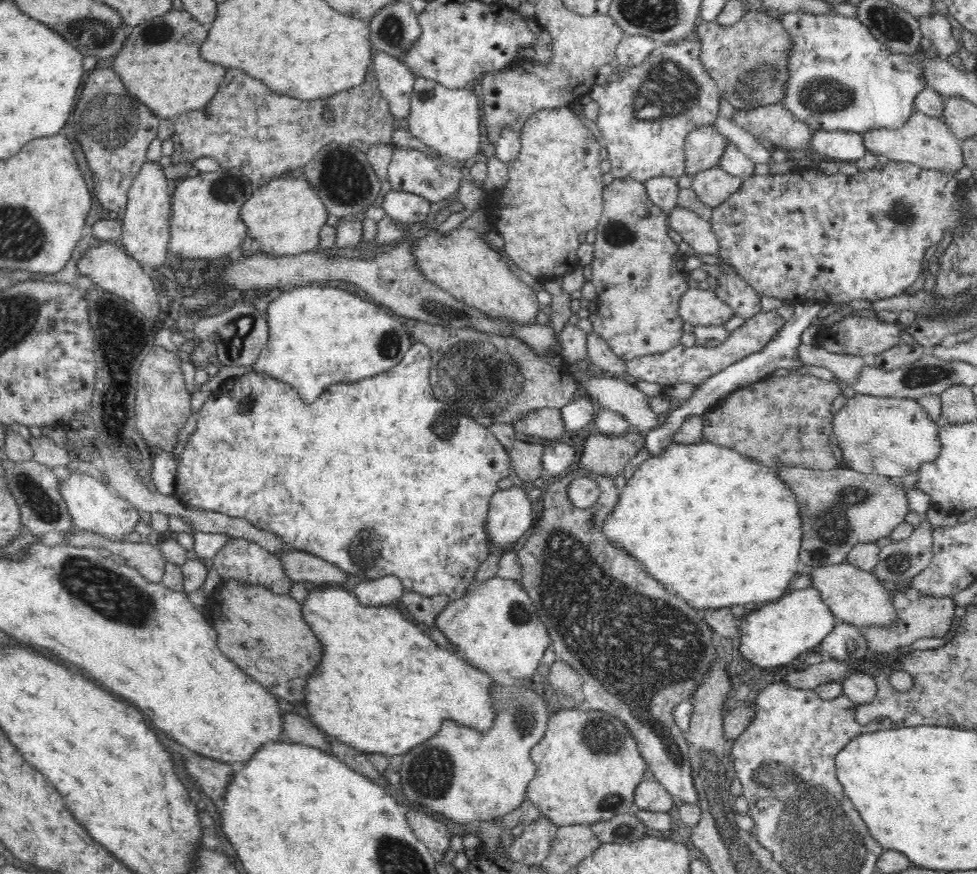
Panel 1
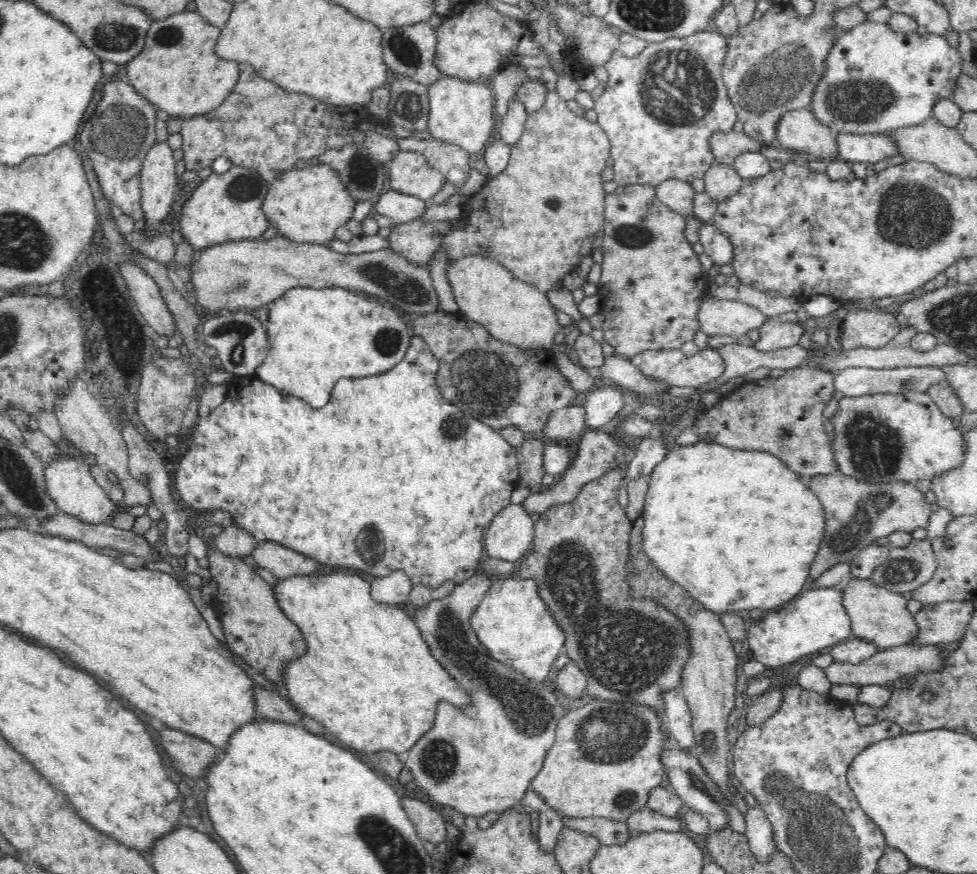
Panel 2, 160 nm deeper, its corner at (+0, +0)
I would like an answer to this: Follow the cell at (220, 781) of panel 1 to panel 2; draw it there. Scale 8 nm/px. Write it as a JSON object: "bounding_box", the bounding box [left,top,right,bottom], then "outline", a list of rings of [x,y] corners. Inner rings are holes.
{"bounding_box":[155,728,221,780],"outline":[[[162,728],[162,731],[155,735],[159,736],[160,744],[170,757],[174,770],[180,774],[188,774],[193,780],[203,780],[207,768],[213,765],[221,753],[221,750],[214,748],[210,742],[192,737],[178,729]]]}

